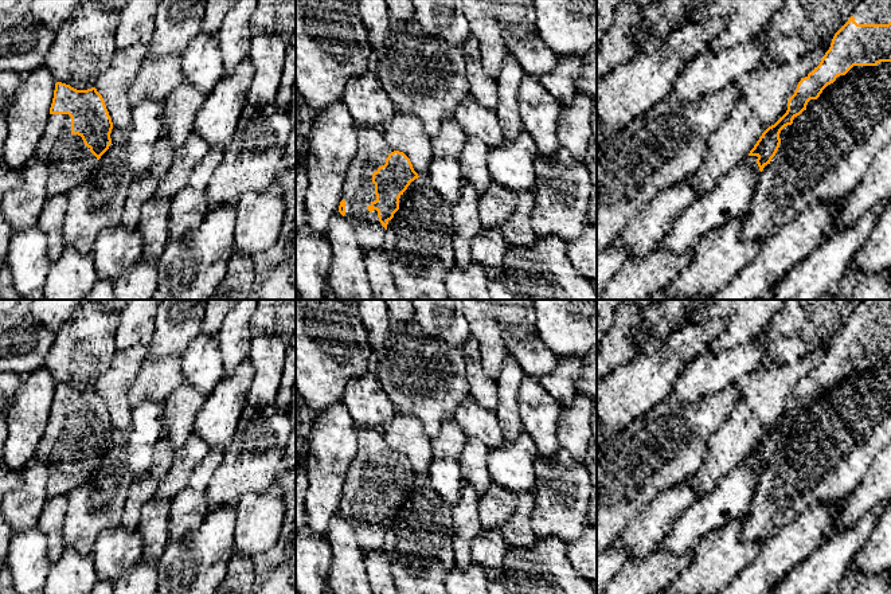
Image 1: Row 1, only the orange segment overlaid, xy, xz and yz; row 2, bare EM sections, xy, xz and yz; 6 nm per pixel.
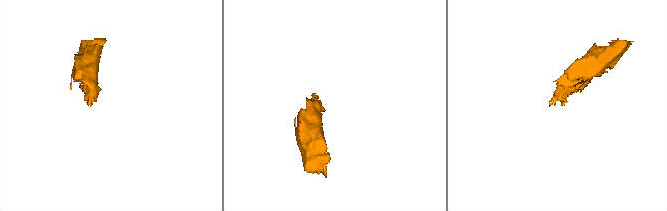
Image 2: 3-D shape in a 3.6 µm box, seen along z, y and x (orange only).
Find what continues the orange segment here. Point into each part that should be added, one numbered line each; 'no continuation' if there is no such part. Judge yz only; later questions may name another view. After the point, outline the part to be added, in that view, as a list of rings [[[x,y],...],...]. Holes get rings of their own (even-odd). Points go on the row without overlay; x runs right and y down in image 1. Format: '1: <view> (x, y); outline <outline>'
1: yz (870, 312); outline [[[861,300],[852,317],[857,325],[888,325],[891,300]]]

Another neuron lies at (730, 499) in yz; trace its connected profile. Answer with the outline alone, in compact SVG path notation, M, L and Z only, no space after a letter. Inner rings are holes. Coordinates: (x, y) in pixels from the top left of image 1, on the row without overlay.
M749 457L730 470L711 492L696 499L661 540L664 551L684 554L714 529L745 516L759 484L757 460L758 457Z

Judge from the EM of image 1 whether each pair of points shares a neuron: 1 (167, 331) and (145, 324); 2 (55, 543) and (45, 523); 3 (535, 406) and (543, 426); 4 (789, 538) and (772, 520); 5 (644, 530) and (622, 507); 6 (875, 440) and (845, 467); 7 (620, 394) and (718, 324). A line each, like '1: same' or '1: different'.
1: different
2: same
3: same
4: different
5: different
6: same
7: same

